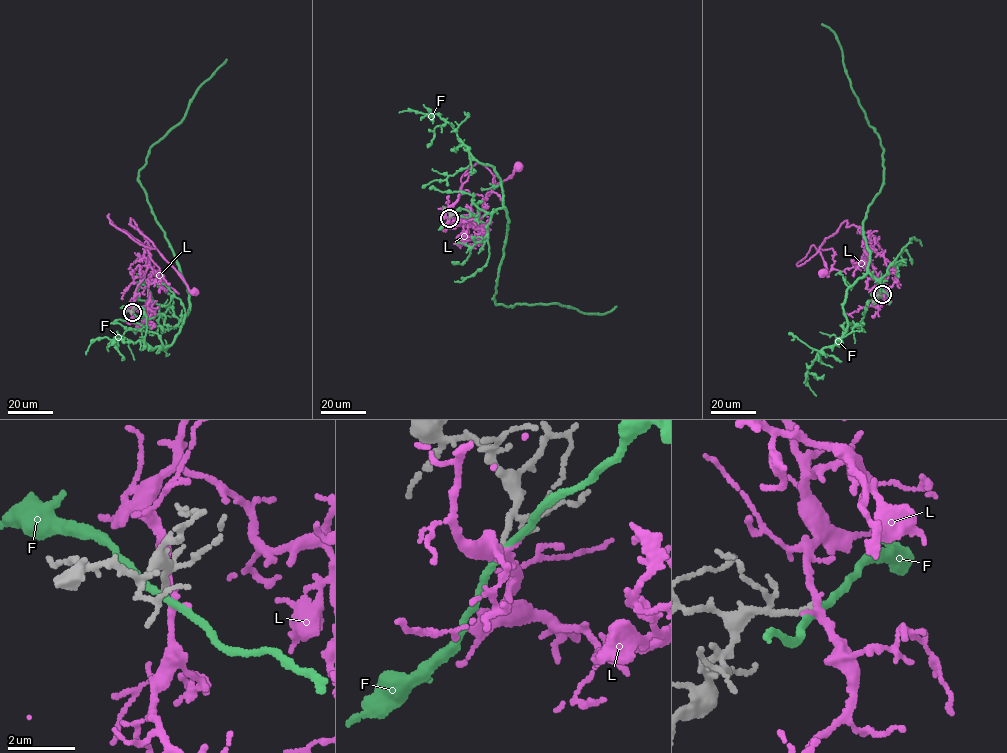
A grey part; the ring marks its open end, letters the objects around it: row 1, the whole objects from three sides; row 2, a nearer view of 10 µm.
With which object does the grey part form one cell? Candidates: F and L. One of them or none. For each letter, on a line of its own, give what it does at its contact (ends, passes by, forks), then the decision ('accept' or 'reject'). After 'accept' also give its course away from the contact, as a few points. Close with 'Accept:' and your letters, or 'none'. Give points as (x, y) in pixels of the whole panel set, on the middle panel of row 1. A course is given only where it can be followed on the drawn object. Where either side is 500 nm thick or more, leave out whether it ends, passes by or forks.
F: it passes by; reject
L: it passes by; accept; course (449, 218), (486, 237), (477, 218), (495, 178), (476, 163), (460, 194), (486, 200), (492, 185), (501, 200)
Accept: L

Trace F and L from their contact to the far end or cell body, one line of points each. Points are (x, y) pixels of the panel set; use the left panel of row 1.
F: (132, 312), (163, 314), (162, 332), (188, 314), (189, 292), (138, 171), (226, 59)
L: (132, 312), (149, 245), (130, 219), (155, 248), (111, 224), (109, 214), (147, 248), (165, 285), (179, 293)

